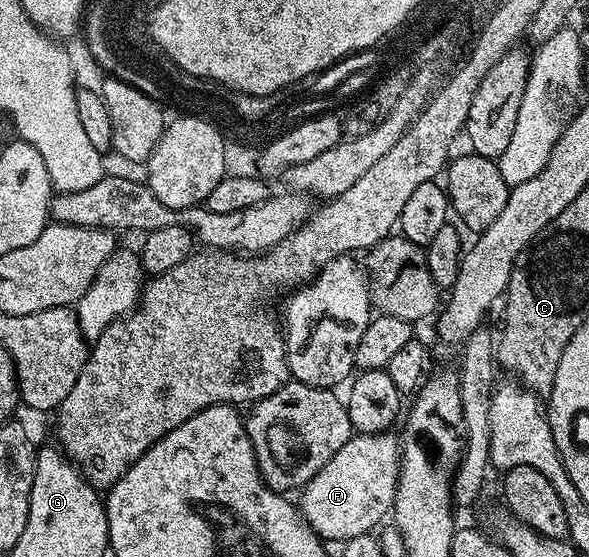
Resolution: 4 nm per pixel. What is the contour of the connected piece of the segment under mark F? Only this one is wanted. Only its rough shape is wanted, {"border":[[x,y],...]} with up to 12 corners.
{"border":[[355,433],[303,488],[325,541],[392,512],[396,434]]}

